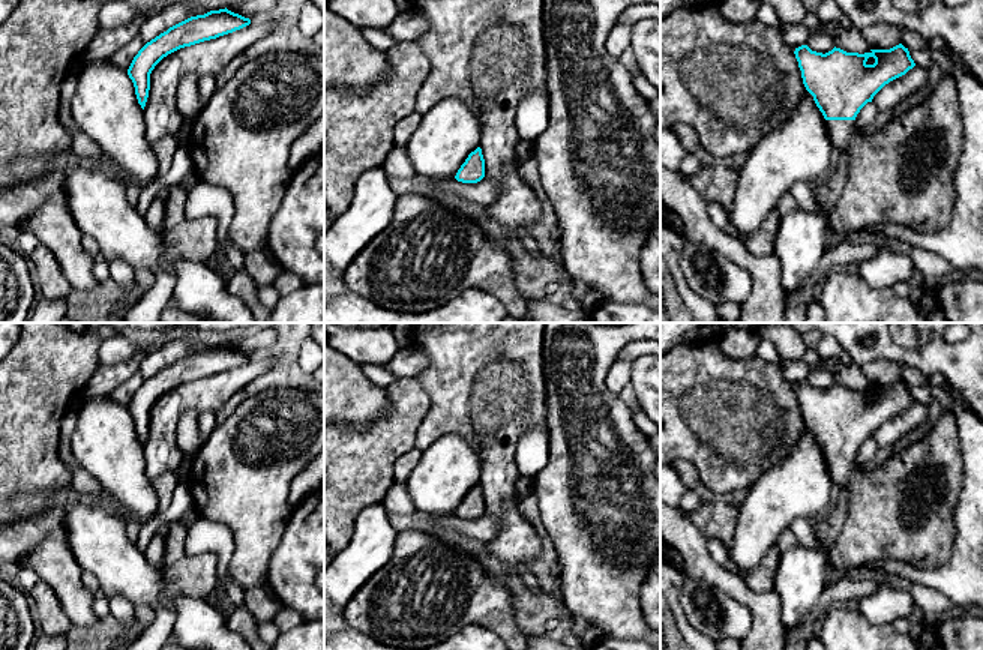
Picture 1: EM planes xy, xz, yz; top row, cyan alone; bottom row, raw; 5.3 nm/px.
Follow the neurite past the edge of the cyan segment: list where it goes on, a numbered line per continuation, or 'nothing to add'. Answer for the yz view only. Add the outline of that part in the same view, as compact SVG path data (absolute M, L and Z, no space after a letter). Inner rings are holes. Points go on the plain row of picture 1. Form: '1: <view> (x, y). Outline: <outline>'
1: yz (902, 511). Outline: M953 411L942 413L929 434L866 474L855 456L825 456L833 483L843 489L848 515L830 546L837 569L861 567L876 560L905 561L923 570L938 569L951 557L954 507L963 480L963 455Z

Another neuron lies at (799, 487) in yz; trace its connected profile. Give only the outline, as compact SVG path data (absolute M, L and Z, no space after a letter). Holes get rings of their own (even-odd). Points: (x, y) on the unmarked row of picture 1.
M806 426L798 443L756 479L738 506L734 540L728 545L737 576L753 570L792 521L822 518L830 510L831 486L825 455Z

